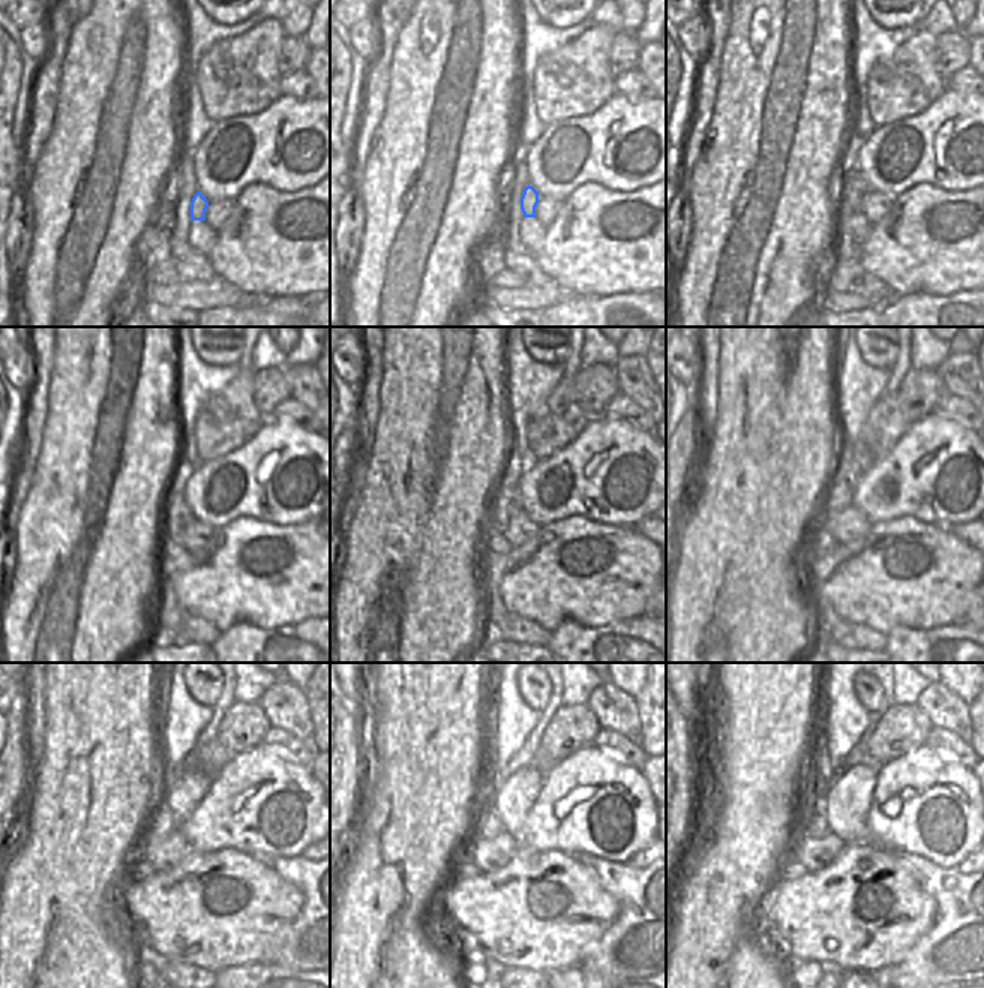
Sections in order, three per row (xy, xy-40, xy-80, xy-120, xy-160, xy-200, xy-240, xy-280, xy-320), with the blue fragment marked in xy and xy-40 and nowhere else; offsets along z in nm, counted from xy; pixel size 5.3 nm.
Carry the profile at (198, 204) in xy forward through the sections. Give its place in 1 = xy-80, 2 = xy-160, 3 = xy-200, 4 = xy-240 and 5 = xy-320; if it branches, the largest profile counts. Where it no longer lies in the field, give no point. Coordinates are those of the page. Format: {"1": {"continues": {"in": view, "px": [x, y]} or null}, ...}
{"1": {"continues": {"in": "xy-80", "px": [852, 186]}}, "2": {"continues": {"in": "xy-160", "px": [506, 504]}}, "3": {"continues": {"in": "xy-200", "px": [840, 495]}}, "4": {"continues": {"in": "xy-240", "px": [164, 823]}}, "5": {"continues": {"in": "xy-320", "px": [816, 826]}}}

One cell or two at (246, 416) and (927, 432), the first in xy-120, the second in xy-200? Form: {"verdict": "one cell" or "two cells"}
{"verdict": "two cells"}

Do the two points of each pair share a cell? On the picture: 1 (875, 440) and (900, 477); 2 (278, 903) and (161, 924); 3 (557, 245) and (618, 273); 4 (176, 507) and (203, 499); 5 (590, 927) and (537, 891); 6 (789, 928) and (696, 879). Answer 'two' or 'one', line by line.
1: two
2: one
3: one
4: two
5: one
6: two

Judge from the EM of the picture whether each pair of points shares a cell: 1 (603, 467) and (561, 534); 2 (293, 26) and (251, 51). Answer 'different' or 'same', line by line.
1: different
2: different

